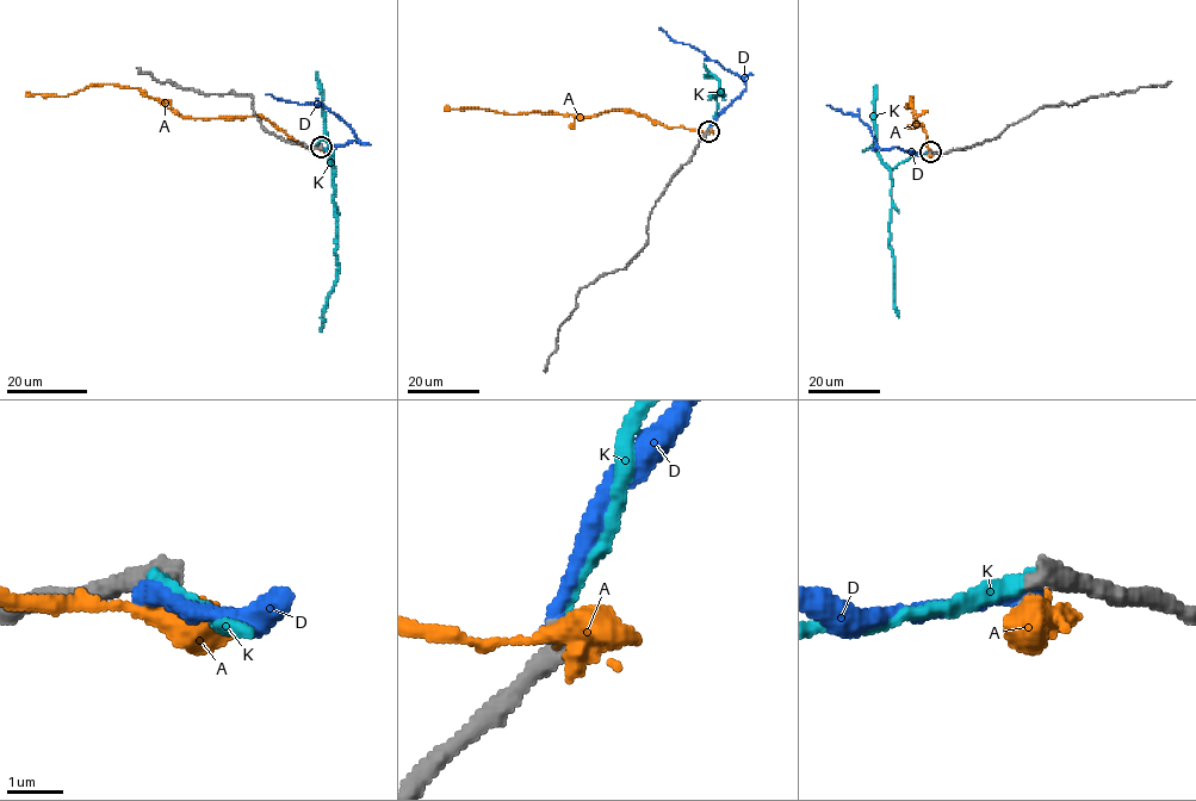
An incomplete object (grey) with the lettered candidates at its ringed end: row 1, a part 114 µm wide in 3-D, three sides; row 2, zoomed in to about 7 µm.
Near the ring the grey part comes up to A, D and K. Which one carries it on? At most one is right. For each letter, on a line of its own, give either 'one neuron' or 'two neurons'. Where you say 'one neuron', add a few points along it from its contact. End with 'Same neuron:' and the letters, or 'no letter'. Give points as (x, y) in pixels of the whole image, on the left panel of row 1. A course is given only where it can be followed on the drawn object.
A: two neurons
D: one neuron; course (321, 147), (363, 143), (326, 107), (266, 94)
K: two neurons
Same neuron: D

